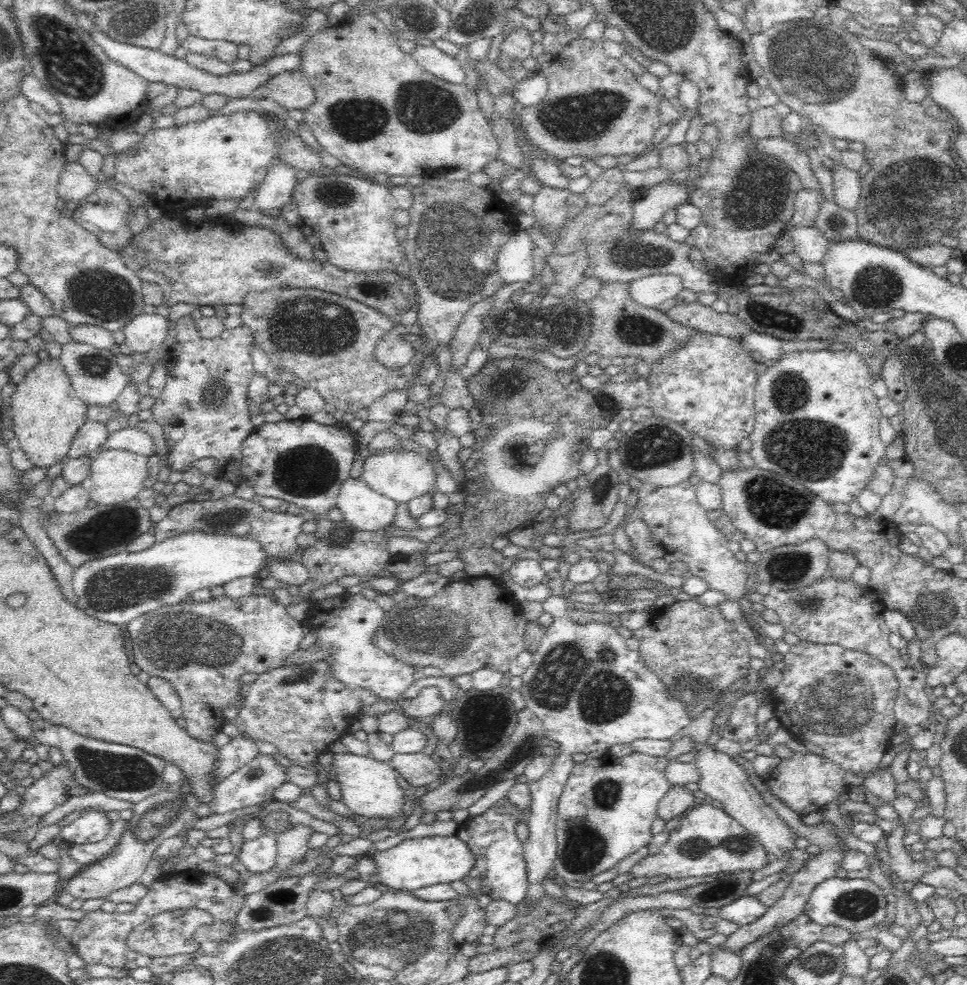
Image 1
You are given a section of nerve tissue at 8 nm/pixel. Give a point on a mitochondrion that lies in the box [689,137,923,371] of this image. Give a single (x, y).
(760, 206)

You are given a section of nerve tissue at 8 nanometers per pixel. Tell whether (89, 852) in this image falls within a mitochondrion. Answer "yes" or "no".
no

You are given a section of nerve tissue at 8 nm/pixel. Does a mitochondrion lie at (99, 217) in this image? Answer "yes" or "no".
no

